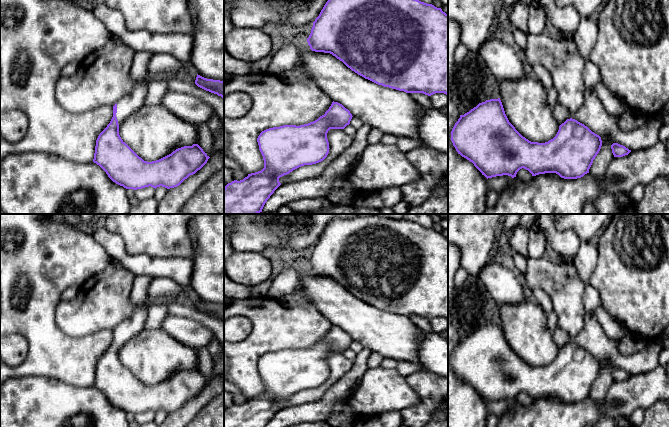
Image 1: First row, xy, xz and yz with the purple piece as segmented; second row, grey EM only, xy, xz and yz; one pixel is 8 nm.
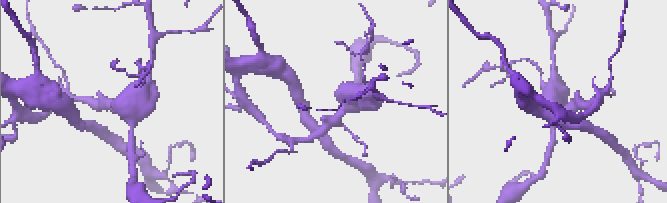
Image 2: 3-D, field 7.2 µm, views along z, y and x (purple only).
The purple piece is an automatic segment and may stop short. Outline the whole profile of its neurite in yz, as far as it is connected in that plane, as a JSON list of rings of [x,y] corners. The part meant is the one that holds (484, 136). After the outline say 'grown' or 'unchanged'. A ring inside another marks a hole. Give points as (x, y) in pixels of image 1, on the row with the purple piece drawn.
[[[500,98],[486,100],[485,102],[479,103],[464,115],[460,115],[460,118],[451,131],[451,141],[458,154],[472,162],[487,179],[503,175],[514,178],[517,172],[522,168],[528,170],[532,176],[545,173],[556,173],[564,179],[581,178],[589,173],[593,160],[602,146],[602,140],[599,135],[572,118],[562,123],[559,126],[556,136],[548,142],[531,142],[523,137],[509,122]]]; unchanged

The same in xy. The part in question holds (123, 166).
[[[138,82],[134,89],[113,106],[113,117],[107,127],[96,140],[93,162],[99,165],[116,184],[126,189],[142,189],[145,187],[165,187],[167,189],[179,186],[190,175],[200,170],[210,158],[198,144],[184,146],[171,154],[152,162],[144,161],[120,137],[119,125],[130,115],[144,105],[148,85]]]; grown

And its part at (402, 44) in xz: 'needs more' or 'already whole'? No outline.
already whole

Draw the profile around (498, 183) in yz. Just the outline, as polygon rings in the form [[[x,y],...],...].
[[[508,175],[503,176],[496,176],[487,179],[487,187],[488,190],[492,190],[497,192],[498,194],[501,193],[504,188],[509,184],[512,177]]]

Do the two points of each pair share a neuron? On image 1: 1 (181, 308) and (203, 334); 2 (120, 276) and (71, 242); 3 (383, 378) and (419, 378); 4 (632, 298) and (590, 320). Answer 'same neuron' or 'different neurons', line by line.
1: different neurons
2: different neurons
3: different neurons
4: different neurons

